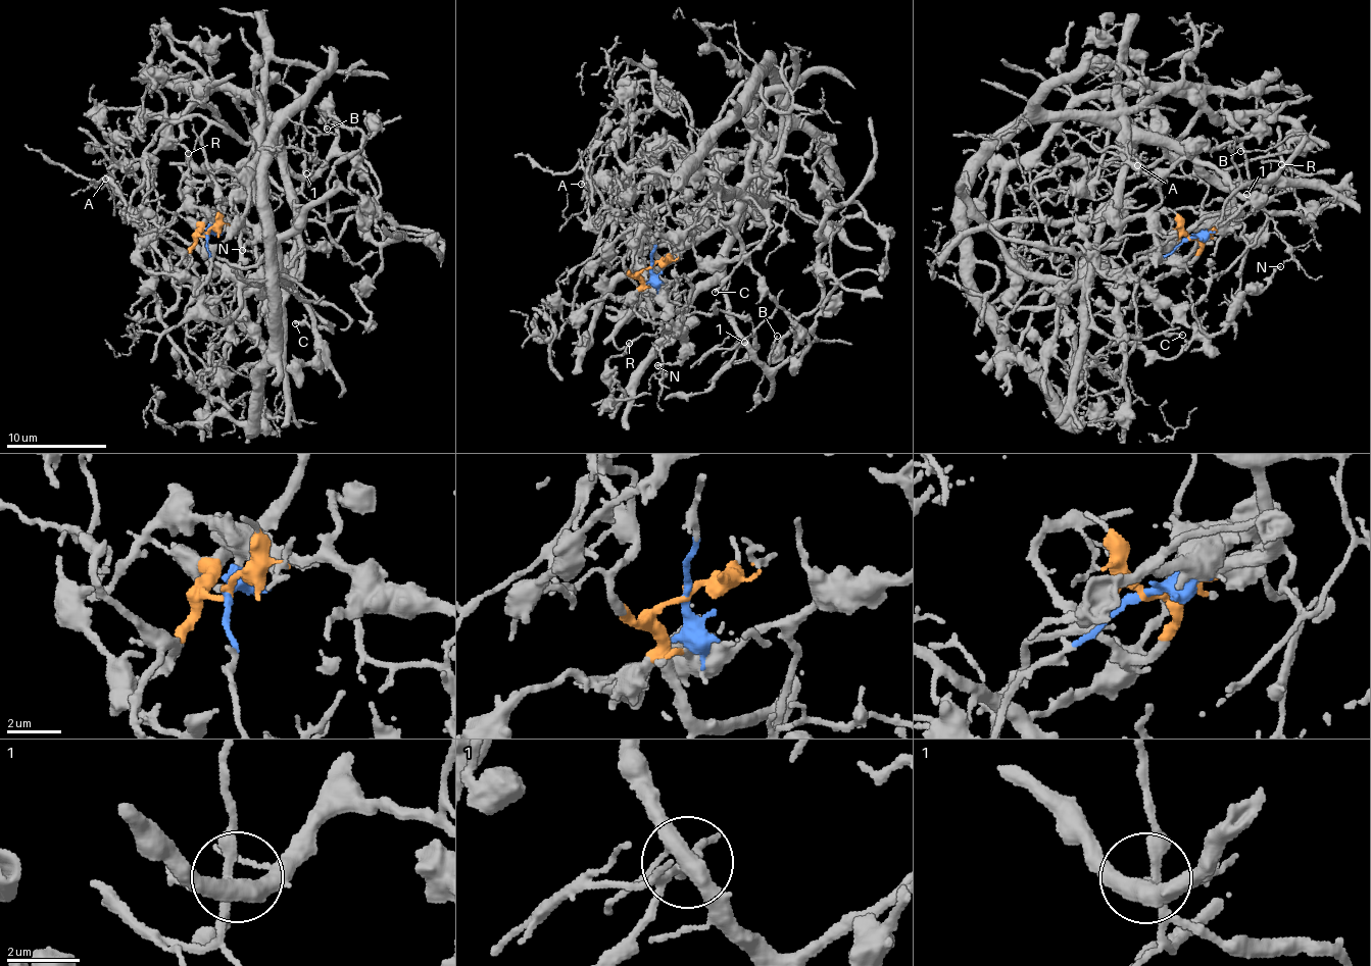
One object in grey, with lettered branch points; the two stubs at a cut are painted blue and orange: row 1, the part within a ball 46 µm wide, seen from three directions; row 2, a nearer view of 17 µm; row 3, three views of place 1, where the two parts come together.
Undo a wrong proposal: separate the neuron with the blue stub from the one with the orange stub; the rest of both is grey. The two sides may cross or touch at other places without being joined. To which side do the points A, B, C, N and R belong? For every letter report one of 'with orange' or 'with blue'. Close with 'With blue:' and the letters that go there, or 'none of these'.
A: with orange
B: with orange
C: with blue
N: with orange
R: with orange
With blue: C

